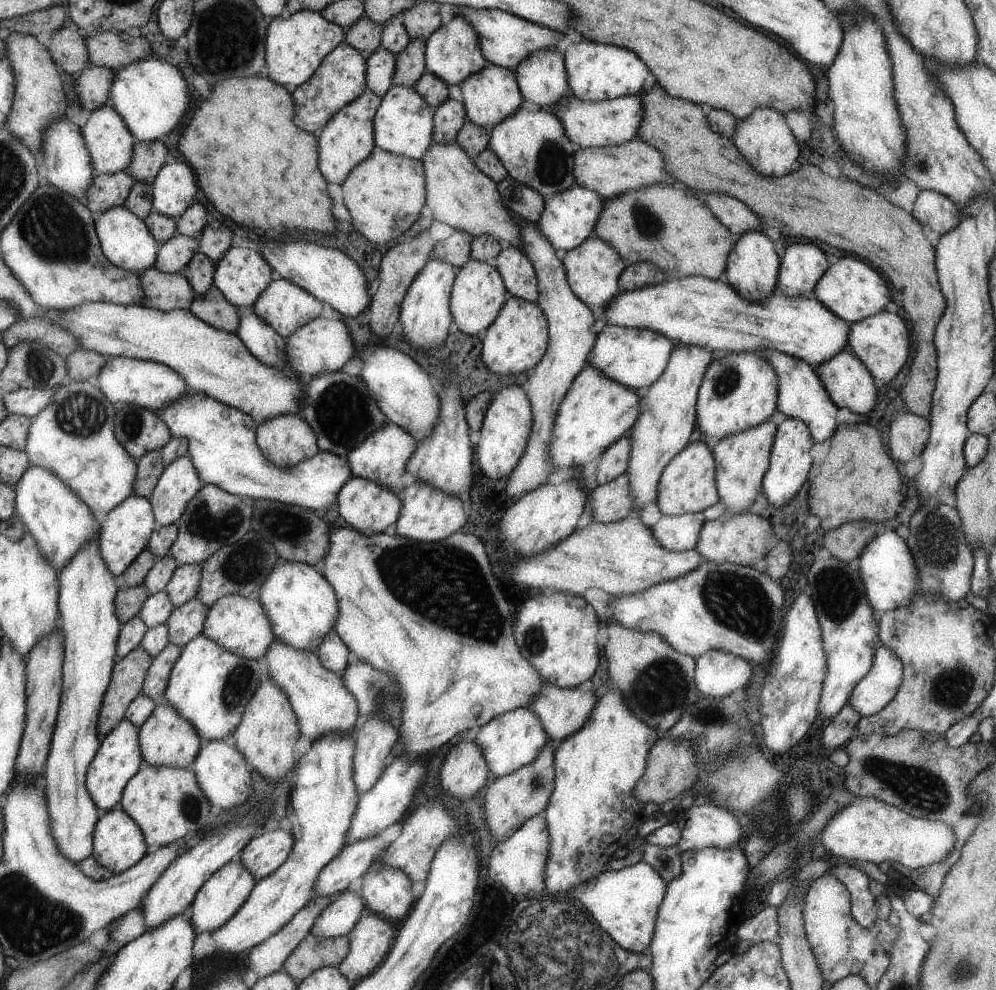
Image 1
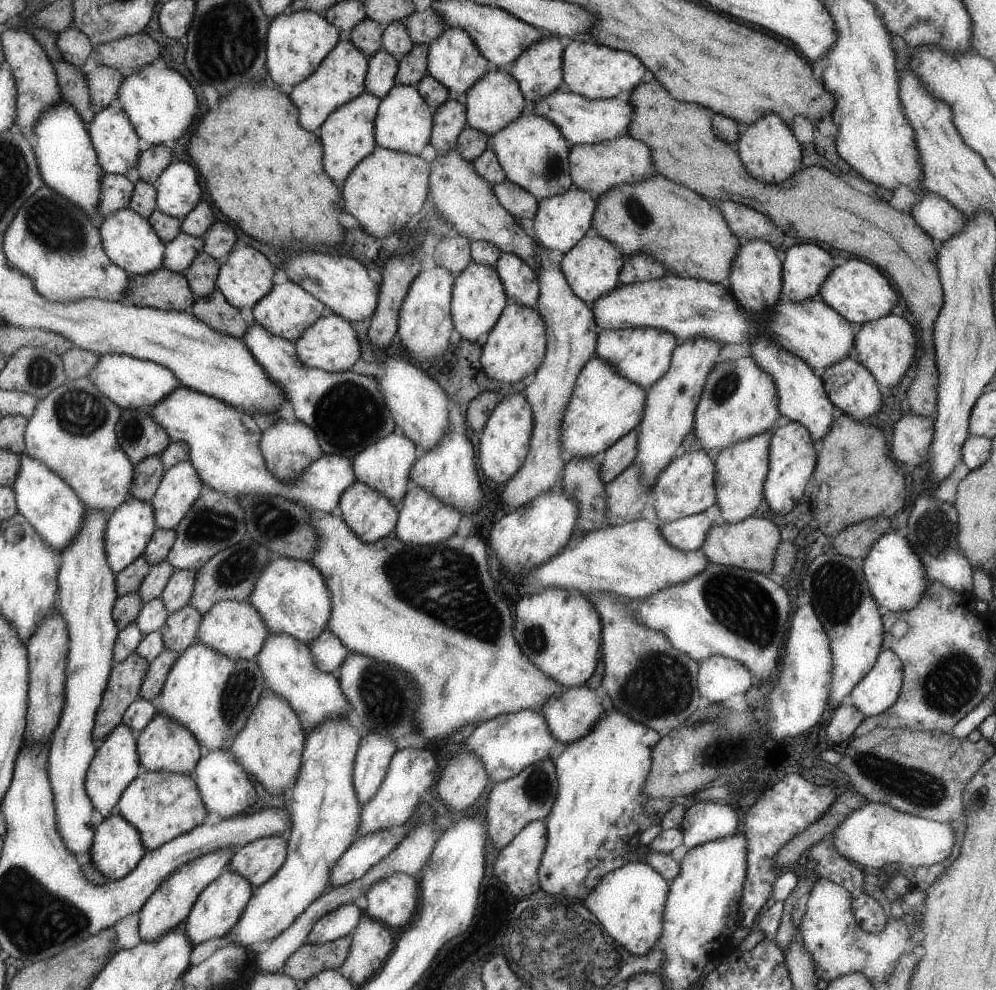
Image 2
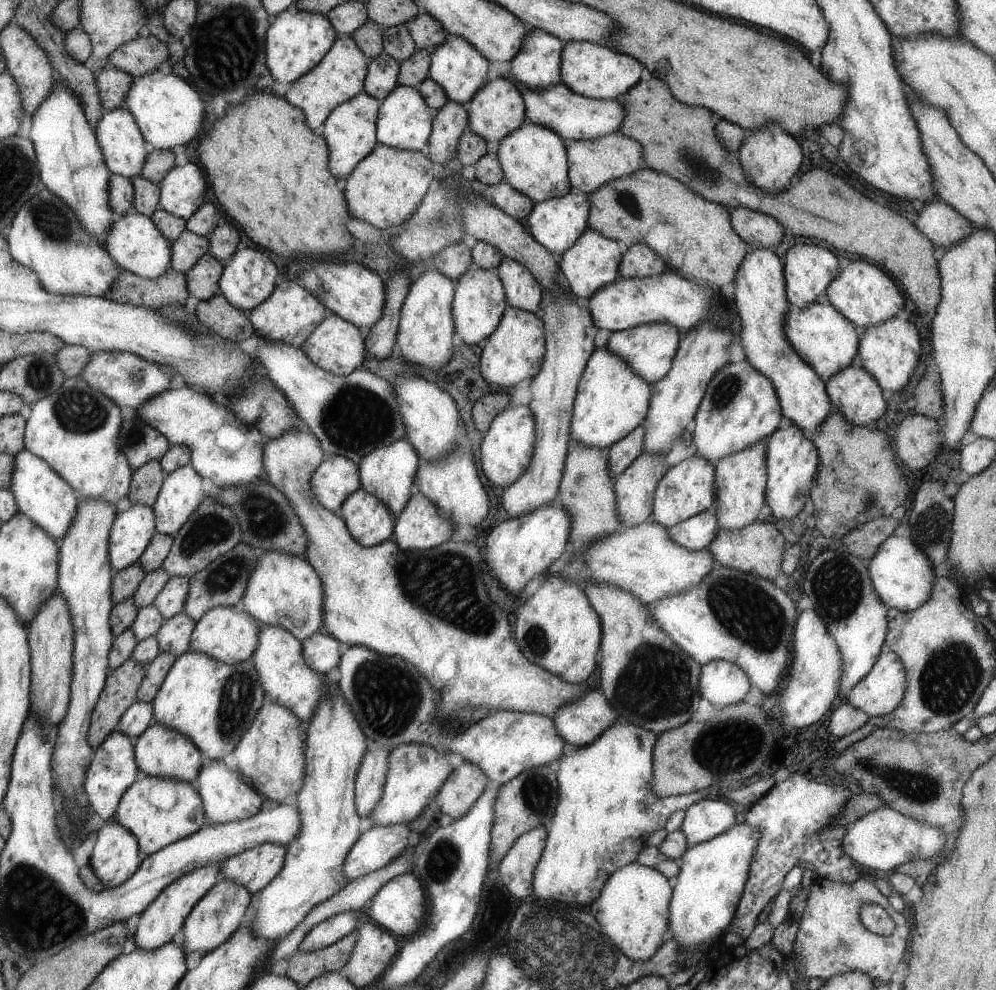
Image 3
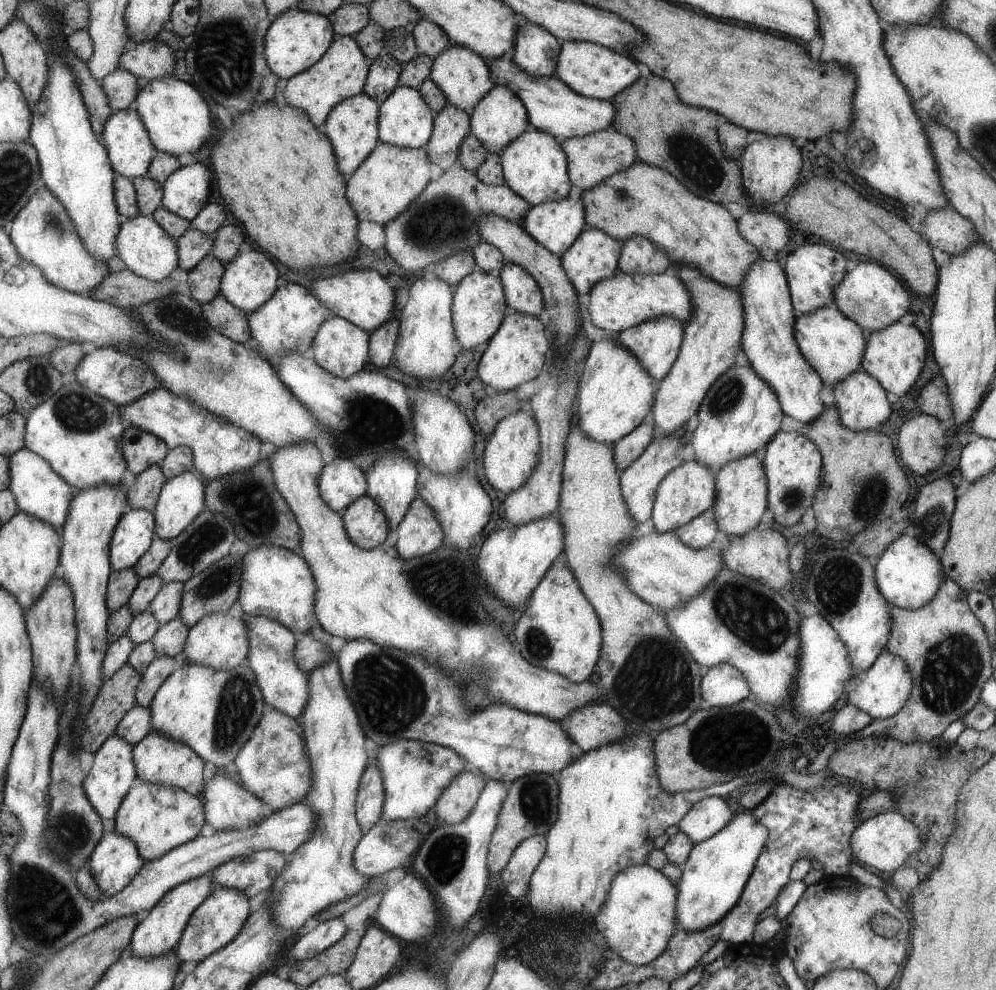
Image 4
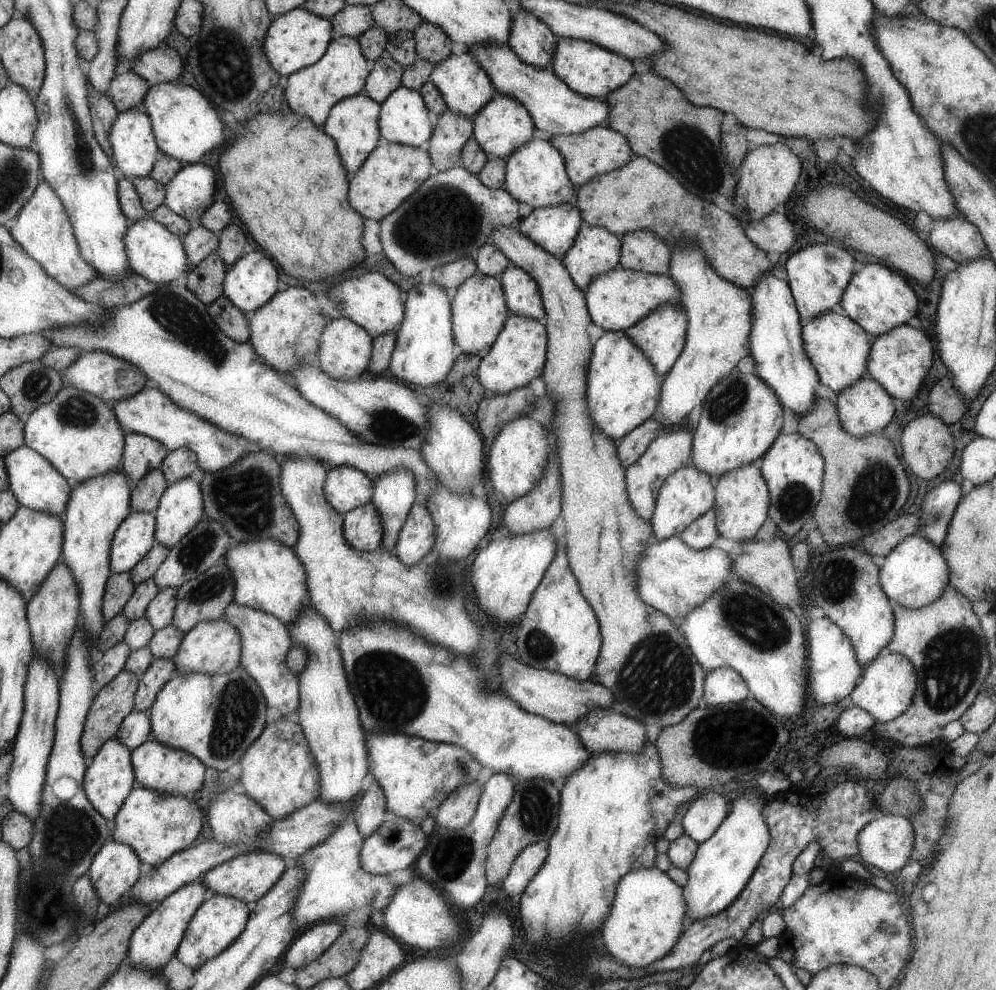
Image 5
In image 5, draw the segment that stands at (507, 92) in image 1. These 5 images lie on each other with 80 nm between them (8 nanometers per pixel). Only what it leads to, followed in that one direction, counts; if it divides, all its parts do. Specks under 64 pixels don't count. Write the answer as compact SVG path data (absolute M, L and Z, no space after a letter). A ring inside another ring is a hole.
M498 93L474 118L476 142L490 158L500 157L506 160L516 149L526 145L536 130L531 113L523 103Z

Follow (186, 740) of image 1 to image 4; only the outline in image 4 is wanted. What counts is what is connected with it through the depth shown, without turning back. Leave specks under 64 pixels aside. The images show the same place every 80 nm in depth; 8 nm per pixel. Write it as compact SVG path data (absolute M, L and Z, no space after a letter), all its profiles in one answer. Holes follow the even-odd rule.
M151 730L149 735L134 746L135 769L138 779L147 783L178 787L196 795L204 782L204 761L186 743Z

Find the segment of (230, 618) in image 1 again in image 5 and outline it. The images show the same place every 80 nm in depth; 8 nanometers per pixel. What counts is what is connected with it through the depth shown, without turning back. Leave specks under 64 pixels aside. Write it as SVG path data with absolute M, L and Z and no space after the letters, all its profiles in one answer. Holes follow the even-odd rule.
M225 618L202 621L195 624L186 634L171 658L180 675L186 673L204 673L209 675L228 674L240 667L242 661L242 639L235 626Z

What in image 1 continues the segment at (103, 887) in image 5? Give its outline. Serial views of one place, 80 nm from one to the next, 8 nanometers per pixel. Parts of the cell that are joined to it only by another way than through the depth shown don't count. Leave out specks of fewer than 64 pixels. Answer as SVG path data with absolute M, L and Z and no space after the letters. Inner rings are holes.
M122 808L107 810L96 825L95 852L91 854L113 875L123 873L147 856L146 839L138 823Z

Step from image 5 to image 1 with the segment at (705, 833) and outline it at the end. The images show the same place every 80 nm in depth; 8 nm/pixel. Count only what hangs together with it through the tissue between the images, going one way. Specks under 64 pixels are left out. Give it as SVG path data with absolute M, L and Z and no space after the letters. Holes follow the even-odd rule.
M699 804L680 810L675 825L682 828L678 848L682 851L720 847L729 849L740 844L742 826L726 807Z

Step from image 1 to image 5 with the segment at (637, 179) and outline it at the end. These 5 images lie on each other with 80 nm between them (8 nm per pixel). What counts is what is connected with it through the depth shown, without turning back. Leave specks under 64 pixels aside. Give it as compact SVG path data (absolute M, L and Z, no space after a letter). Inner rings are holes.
M601 125L577 135L556 135L550 139L550 142L566 159L567 174L576 186L582 186L591 178L627 165L634 156L631 145L623 134L612 130L612 127Z

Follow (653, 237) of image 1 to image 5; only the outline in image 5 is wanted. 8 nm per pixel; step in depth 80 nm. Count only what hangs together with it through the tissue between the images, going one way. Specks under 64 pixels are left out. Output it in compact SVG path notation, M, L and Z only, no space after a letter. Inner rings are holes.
M633 156L627 165L591 178L576 196L583 222L604 227L622 236L637 230L654 231L673 248L680 243L698 245L717 273L746 288L755 288L757 279L772 271L772 262L745 233L743 223L714 203L702 200L669 171L649 158Z

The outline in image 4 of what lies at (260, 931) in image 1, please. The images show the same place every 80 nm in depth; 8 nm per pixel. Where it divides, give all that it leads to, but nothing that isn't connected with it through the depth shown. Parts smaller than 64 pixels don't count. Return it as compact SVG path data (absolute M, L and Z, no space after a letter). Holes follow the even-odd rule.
M337 656L315 668L308 673L308 676L310 676L310 702L303 714L299 716L299 722L303 726L302 735L307 743L306 751L314 774L311 792L308 793L304 803L308 803L315 810L317 827L310 840L299 846L299 849L288 857L287 868L272 886L273 900L270 904L273 921L281 930L295 934L305 930L324 909L359 893L369 881L368 877L355 869L354 859L356 845L363 840L365 835L360 827L356 810L358 810L358 792L362 787L363 774L371 761L368 752L364 749L367 735L363 730L358 709L347 693Z

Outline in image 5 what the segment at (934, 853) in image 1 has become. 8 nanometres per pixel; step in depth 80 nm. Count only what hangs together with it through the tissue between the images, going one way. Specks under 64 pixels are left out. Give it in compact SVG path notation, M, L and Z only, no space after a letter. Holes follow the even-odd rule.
M883 813L877 814L872 822L864 826L857 839L860 860L864 862L864 865L876 866L878 870L890 874L890 872L902 870L910 862L915 832L908 818L902 815Z

